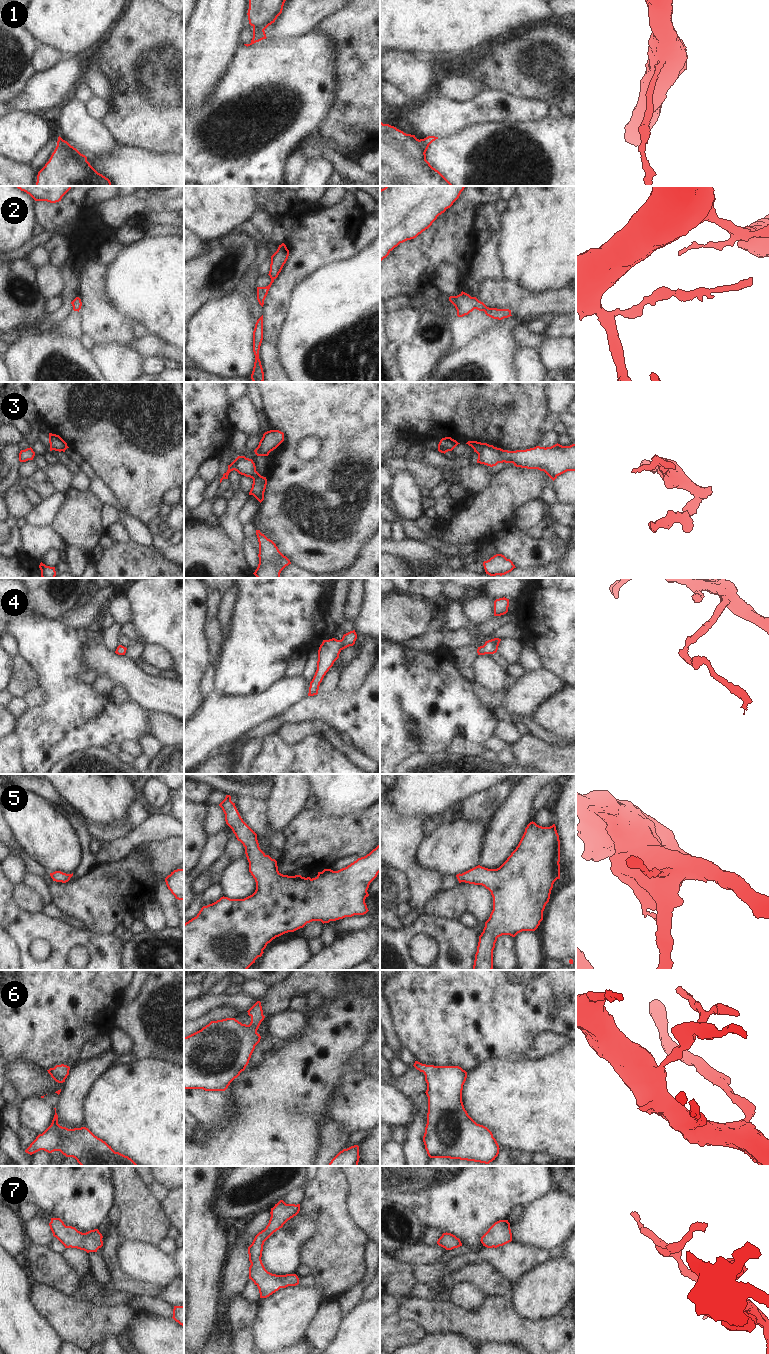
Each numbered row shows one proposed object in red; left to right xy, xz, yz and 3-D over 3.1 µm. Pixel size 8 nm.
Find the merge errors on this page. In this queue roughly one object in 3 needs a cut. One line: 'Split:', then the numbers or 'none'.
Split: 1

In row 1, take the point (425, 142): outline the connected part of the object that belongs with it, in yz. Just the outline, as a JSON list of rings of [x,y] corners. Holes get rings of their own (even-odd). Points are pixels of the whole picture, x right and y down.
[[[428,136],[428,137],[424,138],[424,139],[420,139],[420,140],[419,140],[419,143],[420,143],[420,145],[421,145],[422,150],[424,151],[424,153],[426,153],[429,145],[430,145],[433,141],[435,141],[436,139],[438,139],[438,137]]]

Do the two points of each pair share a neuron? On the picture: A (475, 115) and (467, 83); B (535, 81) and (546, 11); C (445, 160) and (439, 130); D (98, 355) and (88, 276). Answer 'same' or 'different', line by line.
A: different
B: different
C: different
D: different

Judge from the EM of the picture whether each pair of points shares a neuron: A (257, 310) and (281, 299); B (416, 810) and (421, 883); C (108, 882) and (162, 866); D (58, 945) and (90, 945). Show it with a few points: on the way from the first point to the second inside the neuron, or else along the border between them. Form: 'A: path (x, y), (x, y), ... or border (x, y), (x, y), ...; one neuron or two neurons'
A: border (262, 307), (263, 314); two neurons
B: border (395, 806), (406, 817), (435, 816), (439, 814); two neurons
C: path (121, 882), (124, 882), (142, 864), (149, 864); one neuron
D: path (66, 940), (82, 940); one neuron

